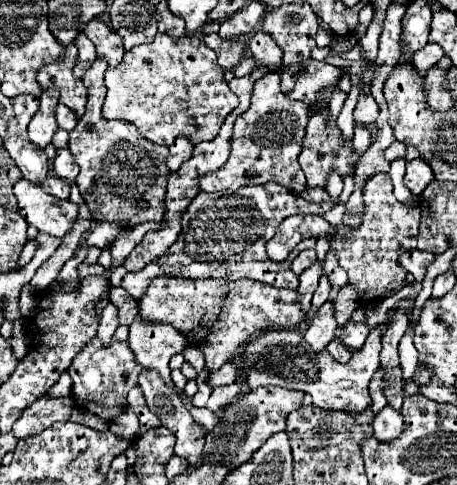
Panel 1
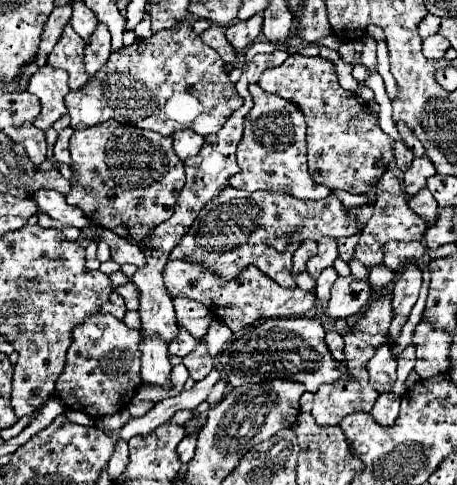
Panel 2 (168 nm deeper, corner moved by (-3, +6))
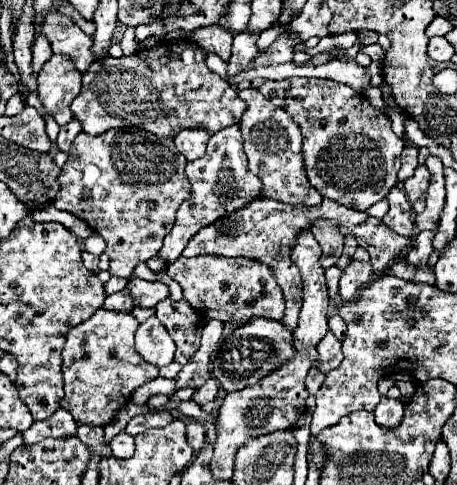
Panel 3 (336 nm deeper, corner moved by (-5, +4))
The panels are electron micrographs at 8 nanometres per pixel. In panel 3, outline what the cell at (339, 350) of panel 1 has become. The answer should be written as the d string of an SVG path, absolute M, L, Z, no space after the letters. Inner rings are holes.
M329 333L327 337L323 337L323 341L319 343L319 347L317 347L317 351L319 351L319 369L321 371L331 371L331 369L335 369L335 367L339 367L339 363L343 361L343 353L341 353L341 341L333 335L333 333Z

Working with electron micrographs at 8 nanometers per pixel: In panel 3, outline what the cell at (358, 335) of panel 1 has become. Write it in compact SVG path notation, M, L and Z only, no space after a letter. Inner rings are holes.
M333 315L331 319L329 319L329 329L331 329L331 333L333 335L337 335L337 339L345 339L345 333L347 333L347 327L345 327L345 323L343 323L343 319L339 317L339 315Z

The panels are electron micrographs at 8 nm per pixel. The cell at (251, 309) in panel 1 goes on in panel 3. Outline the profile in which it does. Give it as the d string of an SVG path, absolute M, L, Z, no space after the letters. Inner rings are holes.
M199 255L193 259L179 257L175 263L167 265L167 275L181 285L183 297L207 319L233 325L243 325L255 317L267 317L275 321L283 319L285 299L271 267L265 263L245 257L227 259L219 255Z

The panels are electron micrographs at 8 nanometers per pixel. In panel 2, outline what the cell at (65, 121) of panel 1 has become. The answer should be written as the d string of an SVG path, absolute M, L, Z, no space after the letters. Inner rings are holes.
M181 21L171 29L163 29L149 39L137 39L133 45L111 53L107 65L97 71L97 75L89 79L83 89L71 91L65 97L65 107L71 117L73 129L85 129L107 119L115 119L119 123L131 123L141 129L157 131L165 137L171 137L175 131L181 129L193 129L203 137L217 133L225 125L229 115L241 107L241 103L243 99L239 97L235 85L227 75L225 63L221 61L221 57L217 57L215 49L207 47L201 41L201 37L187 21Z

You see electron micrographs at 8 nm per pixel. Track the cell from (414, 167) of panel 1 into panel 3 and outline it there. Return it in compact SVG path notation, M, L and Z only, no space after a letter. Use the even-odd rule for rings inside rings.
M417 167L413 177L409 177L405 181L405 191L409 197L409 203L413 207L415 213L421 213L425 209L425 195L427 195L427 187L429 187L429 171L427 167Z

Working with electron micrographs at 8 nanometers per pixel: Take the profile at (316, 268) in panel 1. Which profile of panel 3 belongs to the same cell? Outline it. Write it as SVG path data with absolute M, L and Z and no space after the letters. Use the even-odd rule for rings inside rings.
M319 219L319 221L315 221L311 225L311 231L313 231L317 243L323 249L321 265L325 269L331 267L331 265L335 265L337 259L341 257L341 253L343 253L343 233L339 231L339 225L331 223L327 219Z

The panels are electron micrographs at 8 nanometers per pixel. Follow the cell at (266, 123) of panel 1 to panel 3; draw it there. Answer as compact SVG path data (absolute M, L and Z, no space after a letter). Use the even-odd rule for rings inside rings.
M253 87L241 89L239 97L247 103L247 111L241 119L243 149L249 159L249 171L255 173L263 183L263 197L271 197L281 203L293 205L319 205L323 201L321 193L315 191L305 175L305 165L301 157L301 131L299 125L287 115L287 111L275 107Z

